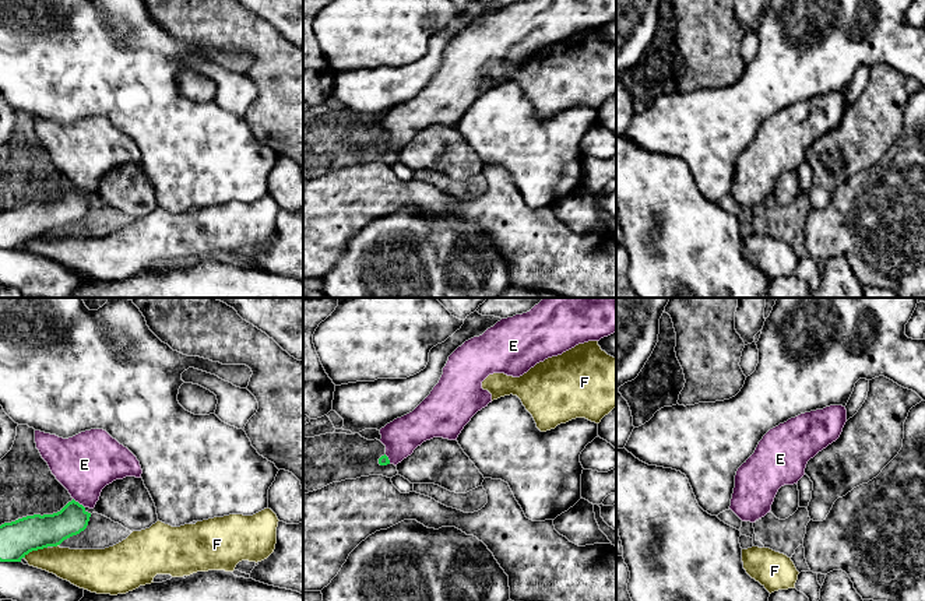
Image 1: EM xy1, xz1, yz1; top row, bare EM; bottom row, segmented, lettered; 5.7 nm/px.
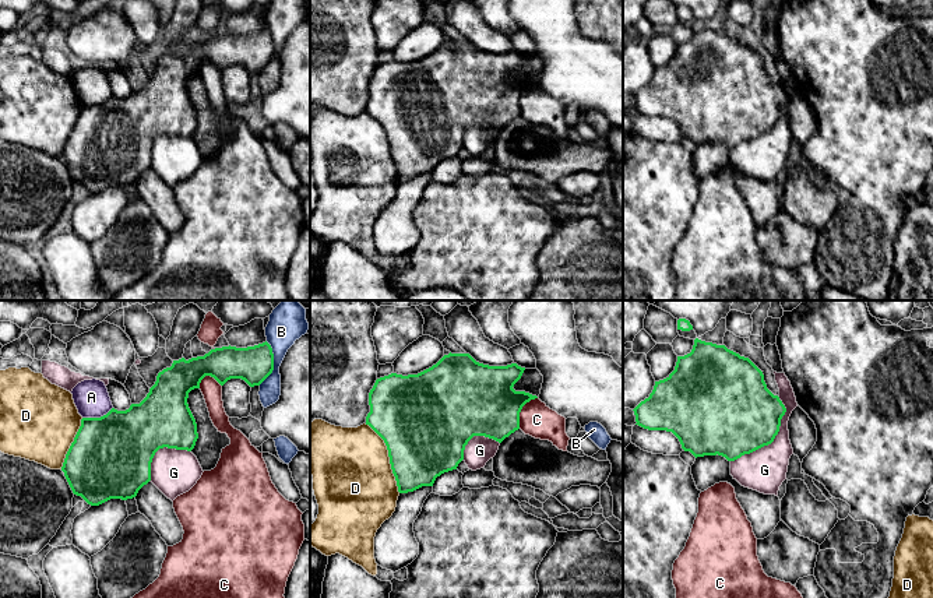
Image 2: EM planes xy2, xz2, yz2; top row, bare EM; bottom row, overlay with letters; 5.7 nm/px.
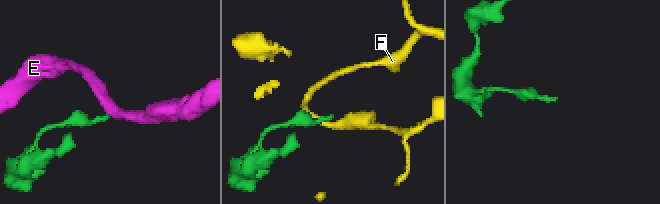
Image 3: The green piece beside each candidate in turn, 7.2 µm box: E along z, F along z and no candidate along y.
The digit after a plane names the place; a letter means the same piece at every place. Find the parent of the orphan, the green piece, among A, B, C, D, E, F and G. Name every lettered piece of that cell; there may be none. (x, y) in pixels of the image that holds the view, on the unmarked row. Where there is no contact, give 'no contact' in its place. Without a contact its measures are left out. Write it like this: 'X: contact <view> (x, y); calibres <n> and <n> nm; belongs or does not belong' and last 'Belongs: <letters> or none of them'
A: contact xy2 (97, 105); calibres 460 and 200 nm; does not belong
B: contact xy2 (273, 50); calibres 200 and 190 nm; does not belong
C: contact xz2 (521, 95); calibres 420 and 200 nm; does not belong
D: contact xz2 (388, 143); calibres 480 and 460 nm; does not belong
E: contact xy1 (77, 189); calibres 190 and 360 nm; does not belong
F: contact xy1 (35, 236); calibres 200 and 190 nm; does not belong
G: contact yz2 (774, 125); calibres 460 and 260 nm; does not belong
Belongs: none of them

